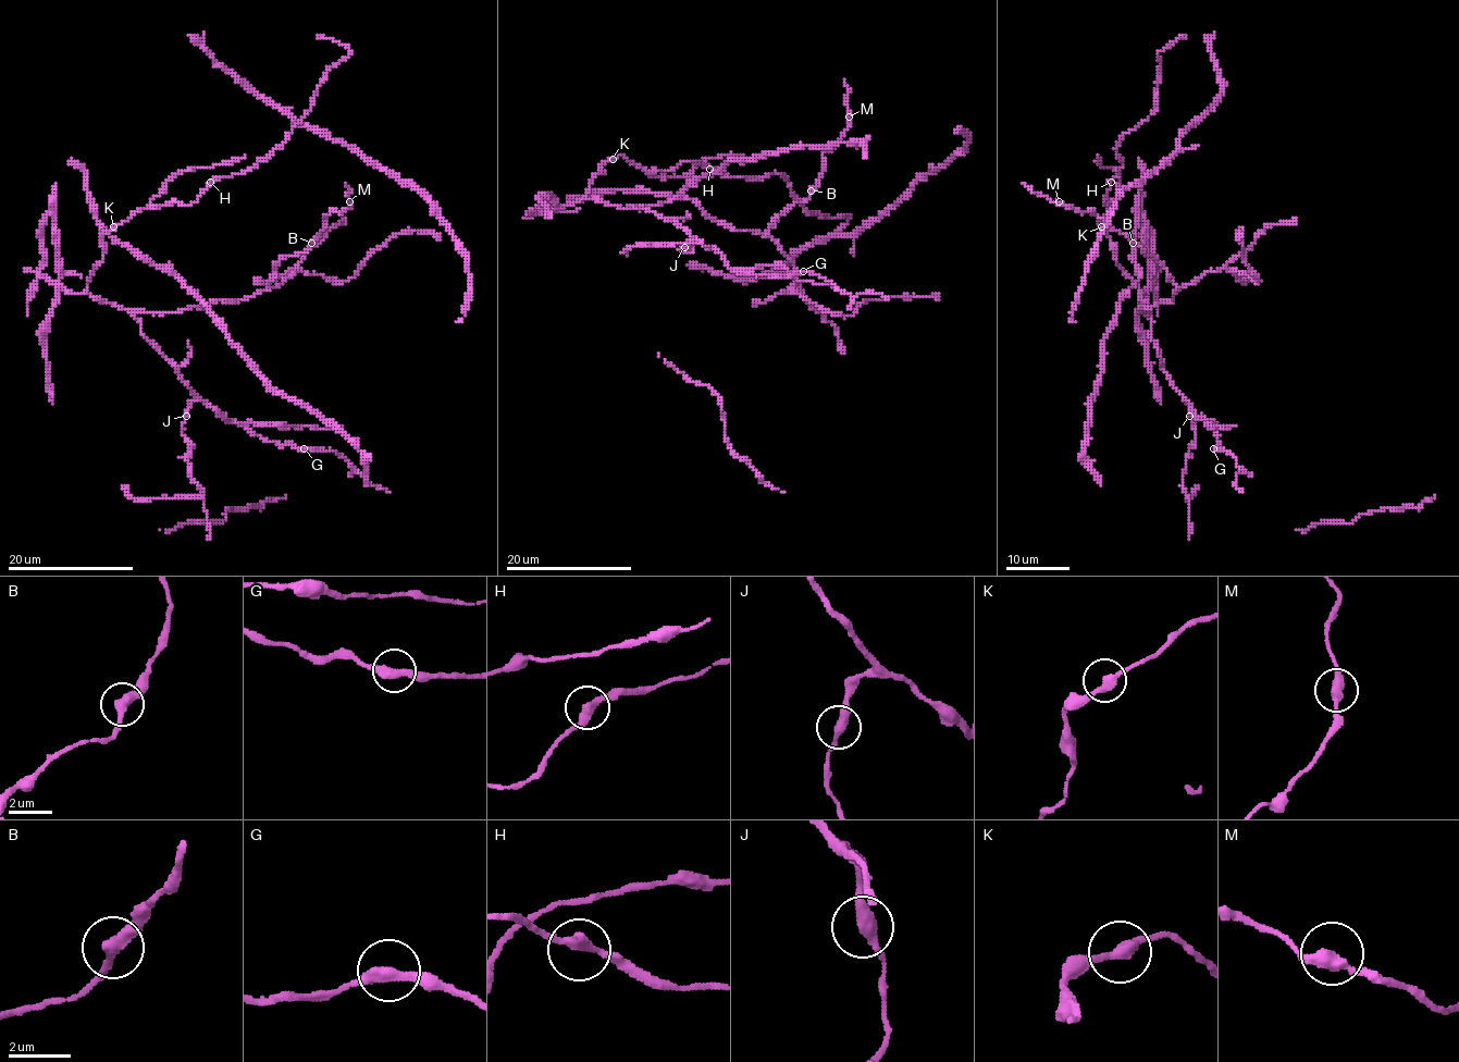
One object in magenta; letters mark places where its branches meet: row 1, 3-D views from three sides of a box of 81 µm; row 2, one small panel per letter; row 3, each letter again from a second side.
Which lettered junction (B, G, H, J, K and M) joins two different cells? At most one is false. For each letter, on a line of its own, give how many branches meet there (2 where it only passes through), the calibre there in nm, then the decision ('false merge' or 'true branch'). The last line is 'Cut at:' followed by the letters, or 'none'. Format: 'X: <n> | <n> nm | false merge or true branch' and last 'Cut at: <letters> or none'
B: 2 | 360 nm | true branch
G: 2 | 360 nm | true branch
H: 2 | 360 nm | true branch
J: 2 | 380 nm | true branch
K: 2 | 340 nm | true branch
M: 2 | 380 nm | true branch
Cut at: none

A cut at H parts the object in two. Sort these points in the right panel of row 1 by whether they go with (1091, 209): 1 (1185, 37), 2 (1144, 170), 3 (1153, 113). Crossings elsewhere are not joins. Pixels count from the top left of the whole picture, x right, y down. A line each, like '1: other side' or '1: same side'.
1: other side
2: same side
3: other side

